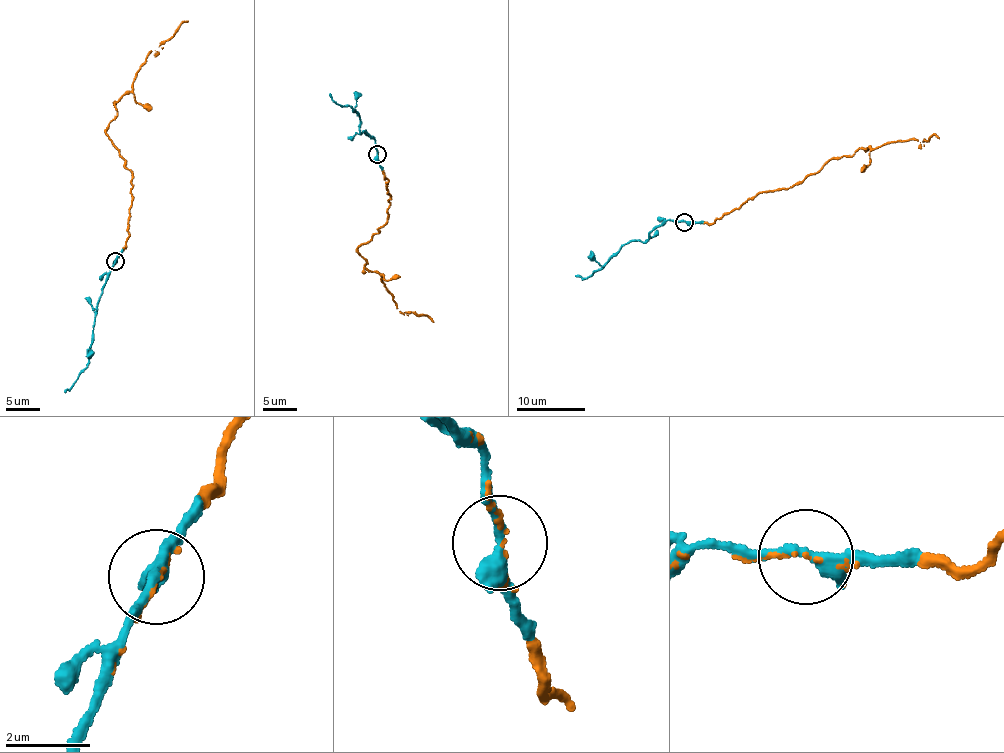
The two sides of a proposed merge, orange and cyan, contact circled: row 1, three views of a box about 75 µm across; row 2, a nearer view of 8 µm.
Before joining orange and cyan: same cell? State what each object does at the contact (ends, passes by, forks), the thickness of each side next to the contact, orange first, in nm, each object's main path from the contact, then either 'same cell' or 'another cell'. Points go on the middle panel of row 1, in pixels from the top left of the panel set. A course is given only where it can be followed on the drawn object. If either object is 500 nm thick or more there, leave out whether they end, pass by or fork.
orange passes by; cyan passes by; 60 nm thick on the orange side, 340 nm on the other; orange runs (377, 154), (388, 180), (389, 208), (386, 223), (357, 253), (366, 268), (380, 276), (396, 307), (433, 323); cyan runs (377, 154), (375, 139), (359, 131), (359, 117), (352, 108), (335, 102), (330, 94); same cell

